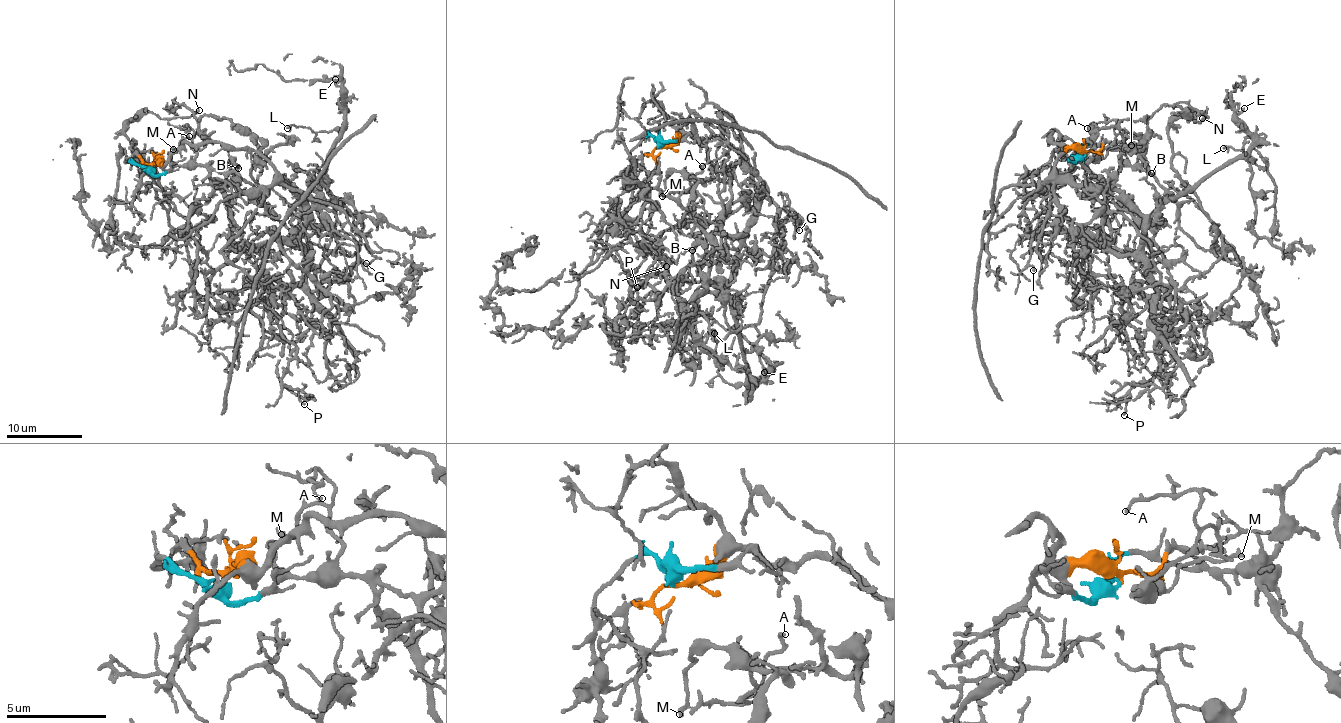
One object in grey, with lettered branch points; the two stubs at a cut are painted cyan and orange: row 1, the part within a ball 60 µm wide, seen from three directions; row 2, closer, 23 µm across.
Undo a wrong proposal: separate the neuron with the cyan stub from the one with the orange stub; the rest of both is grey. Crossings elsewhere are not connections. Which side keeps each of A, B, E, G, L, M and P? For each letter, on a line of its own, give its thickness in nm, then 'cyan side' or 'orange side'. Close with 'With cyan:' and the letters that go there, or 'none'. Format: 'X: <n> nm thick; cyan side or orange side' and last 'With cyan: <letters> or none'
A: 180 nm thick; orange side
B: 220 nm thick; orange side
E: 150 nm thick; orange side
G: 130 nm thick; orange side
L: 180 nm thick; orange side
M: 160 nm thick; orange side
P: 140 nm thick; orange side
With cyan: none

